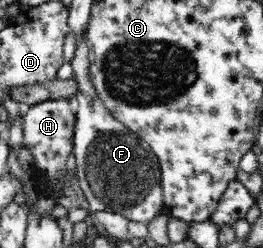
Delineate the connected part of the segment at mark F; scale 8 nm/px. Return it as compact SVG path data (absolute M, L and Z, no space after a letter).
M86 33L79 37L76 42L77 50L73 61L71 61L74 78L77 79L79 90L75 96L75 133L74 133L74 155L77 159L77 189L84 200L85 205L90 210L107 211L119 213L131 221L151 221L154 217L164 213L163 190L160 184L162 173L160 164L155 153L148 143L131 131L126 125L111 115L105 107L103 100L99 99L97 91L93 88L89 78L90 60L88 55L91 53L86 43Z

